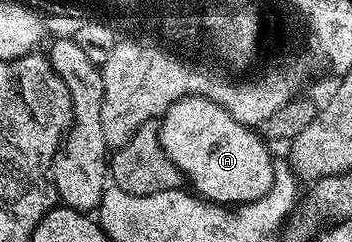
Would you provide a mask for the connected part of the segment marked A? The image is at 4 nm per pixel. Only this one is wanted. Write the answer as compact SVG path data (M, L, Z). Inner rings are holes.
M187 96L169 106L160 119L160 133L166 155L207 202L255 202L272 188L275 159L270 158L271 147L262 134L232 120L208 96Z

